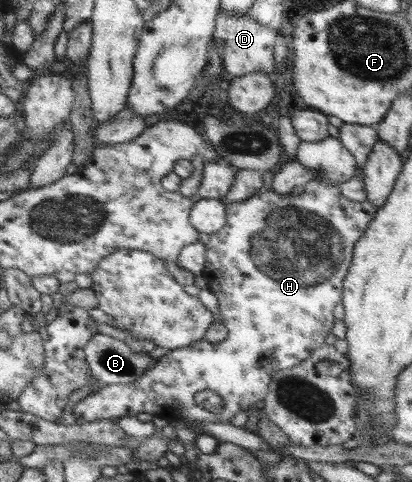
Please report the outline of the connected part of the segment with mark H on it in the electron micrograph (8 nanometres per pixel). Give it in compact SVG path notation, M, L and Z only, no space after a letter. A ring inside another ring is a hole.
M322 179L309 181L305 186L304 192L299 195L292 195L291 192L288 194L280 194L275 193L272 189L266 189L258 191L256 195L253 195L246 201L226 203L226 205L227 224L219 232L210 235L207 243L206 265L202 272L202 275L207 281L207 288L209 288L218 299L219 313L224 317L224 324L228 329L228 337L226 340L220 341L219 343L202 340L182 349L174 349L162 356L154 363L154 366L136 382L126 385L103 385L100 389L96 390L96 392L89 394L76 403L74 409L72 409L74 418L82 418L83 422L92 422L102 419L115 420L120 417L134 416L137 413L147 413L152 416L157 415L163 417L168 423L176 423L188 419L196 419L200 422L208 421L213 423L213 421L215 421L215 423L230 423L232 418L236 417L239 411L249 411L253 408L255 403L266 399L266 396L270 393L269 388L273 384L276 372L297 367L297 365L309 359L320 347L326 345L326 337L331 337L330 333L332 327L334 327L334 307L336 307L336 303L343 301L345 277L348 275L348 271L353 264L356 243L358 243L360 236L366 231L370 221L374 219L378 207L366 200L361 202L352 201L352 199L348 199L348 197L342 193L338 185L324 182ZM202 390L218 392L220 396L224 397L225 409L218 414L211 414L202 407L199 407L195 403L195 397L196 394L200 393Z

